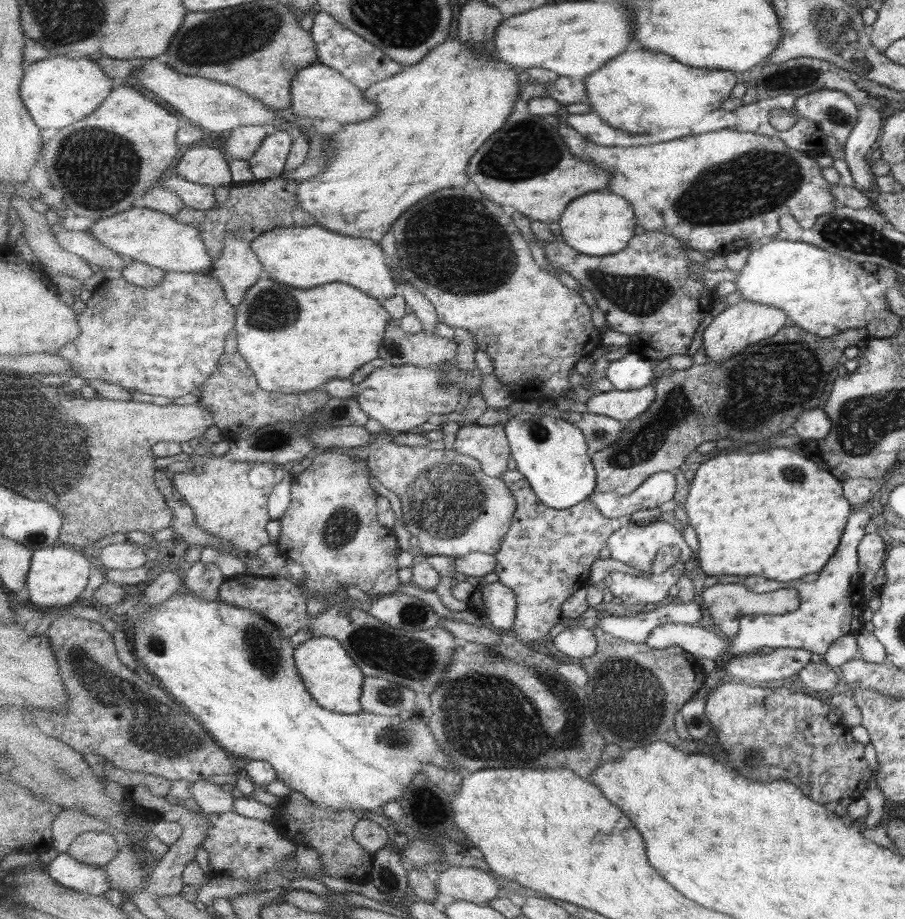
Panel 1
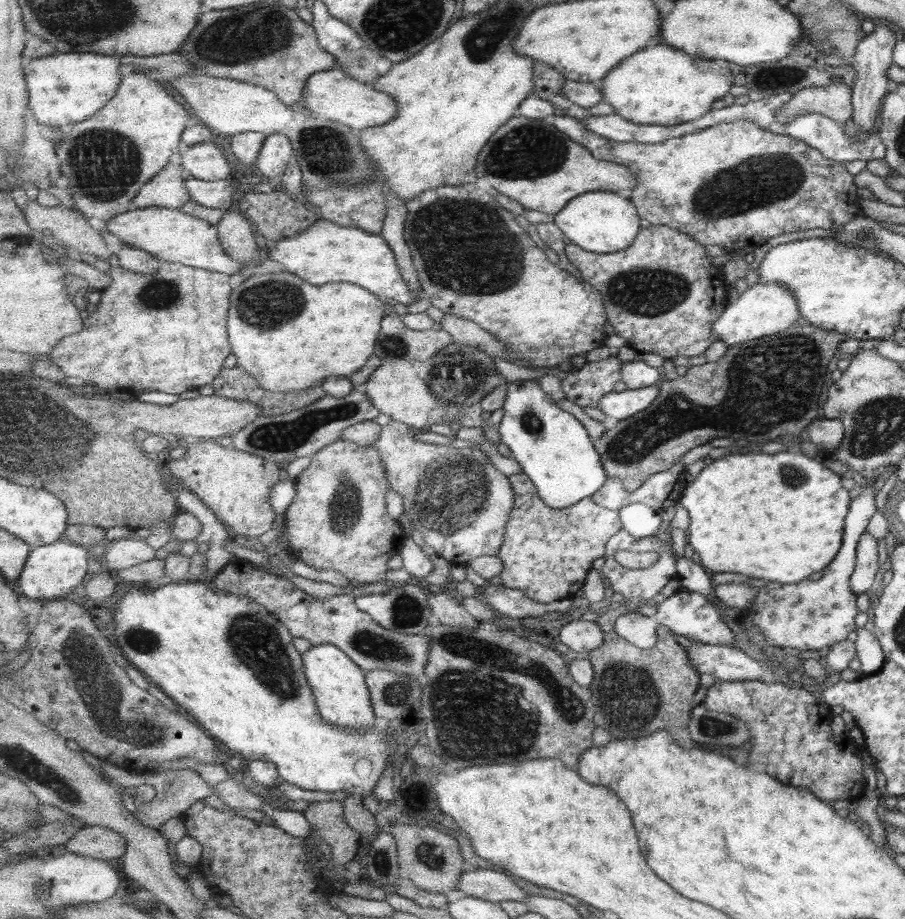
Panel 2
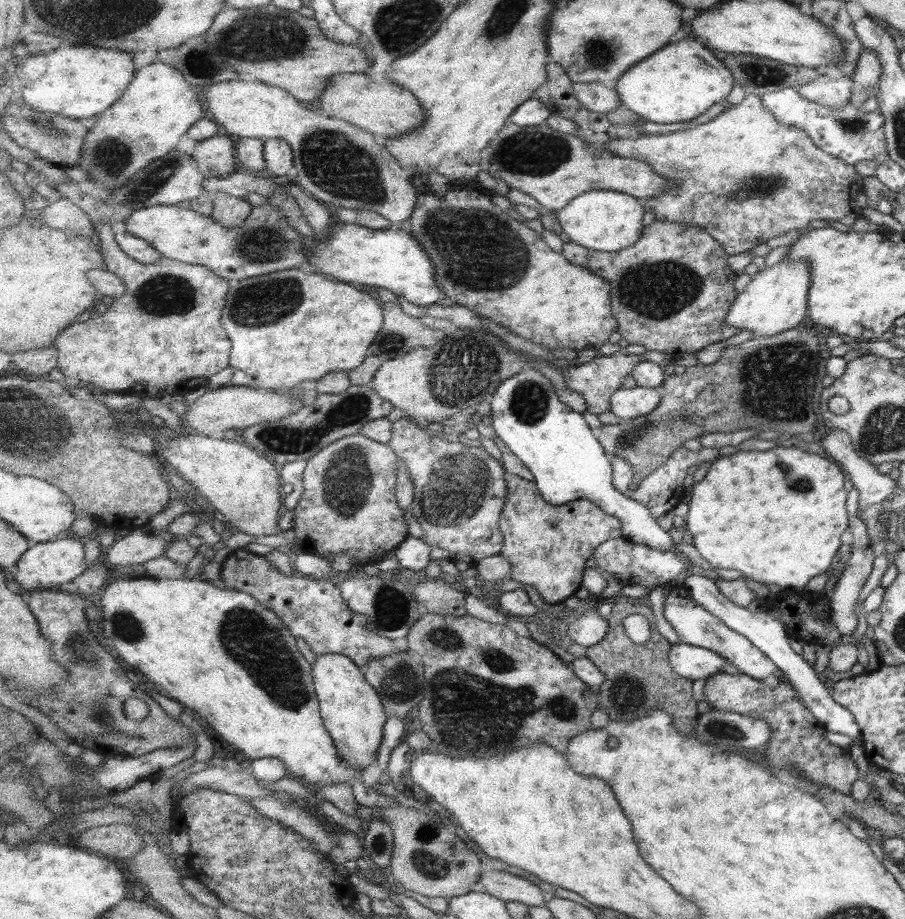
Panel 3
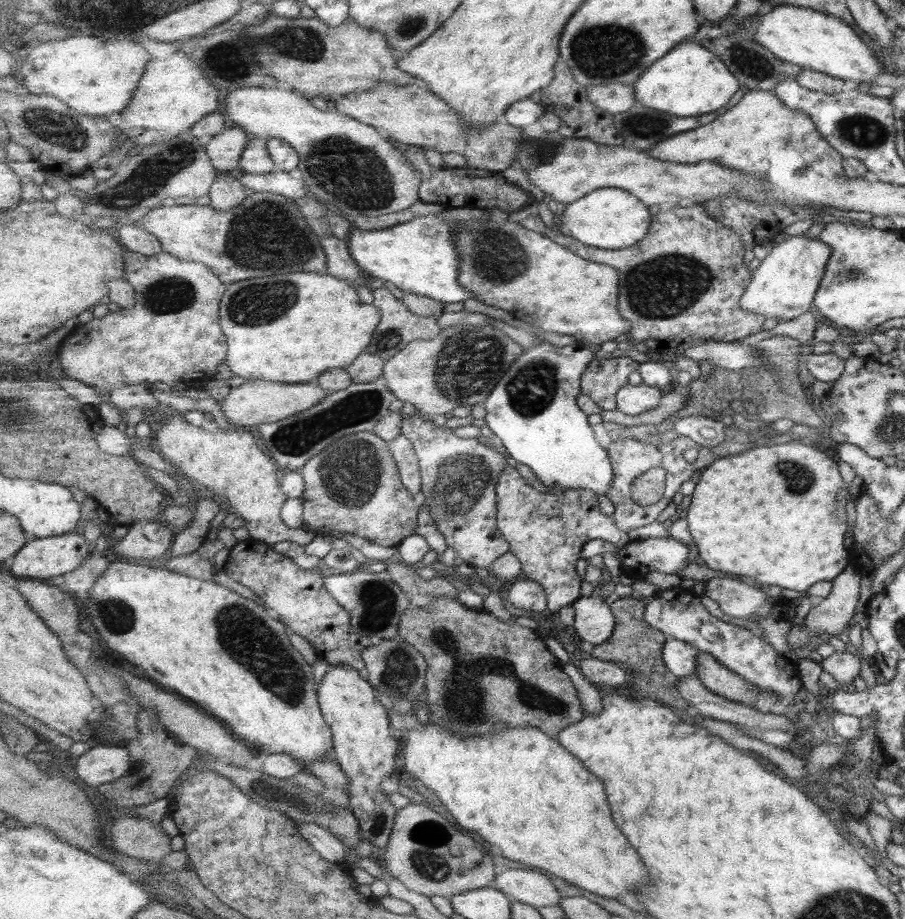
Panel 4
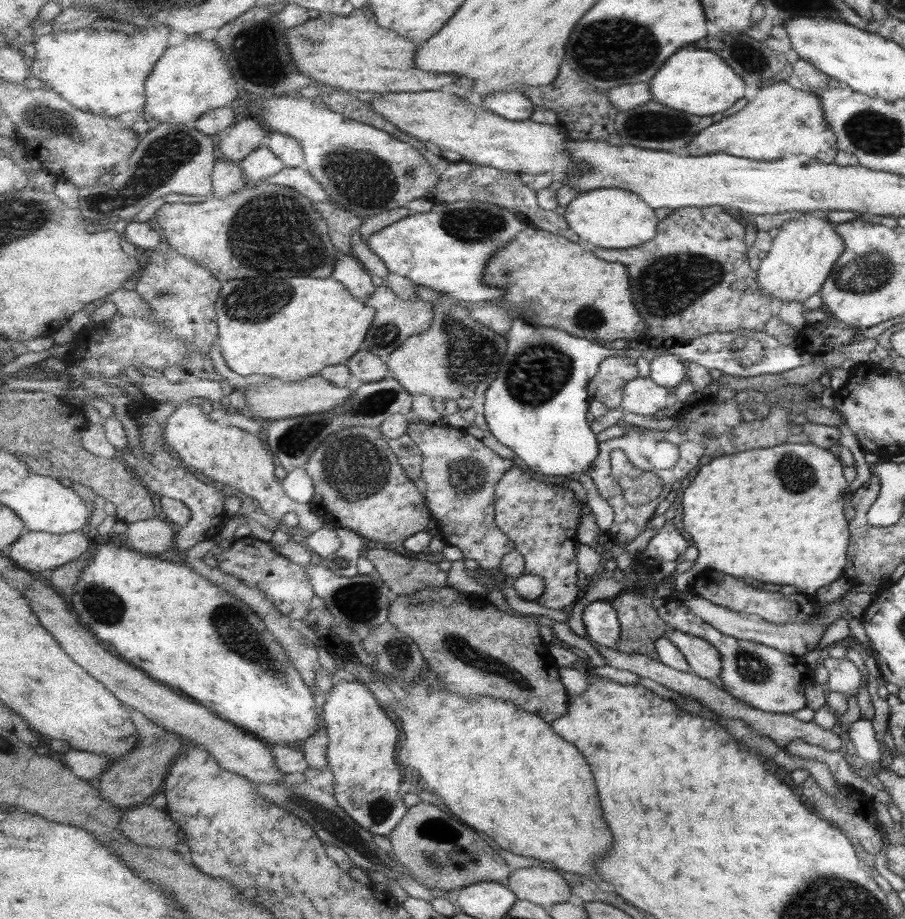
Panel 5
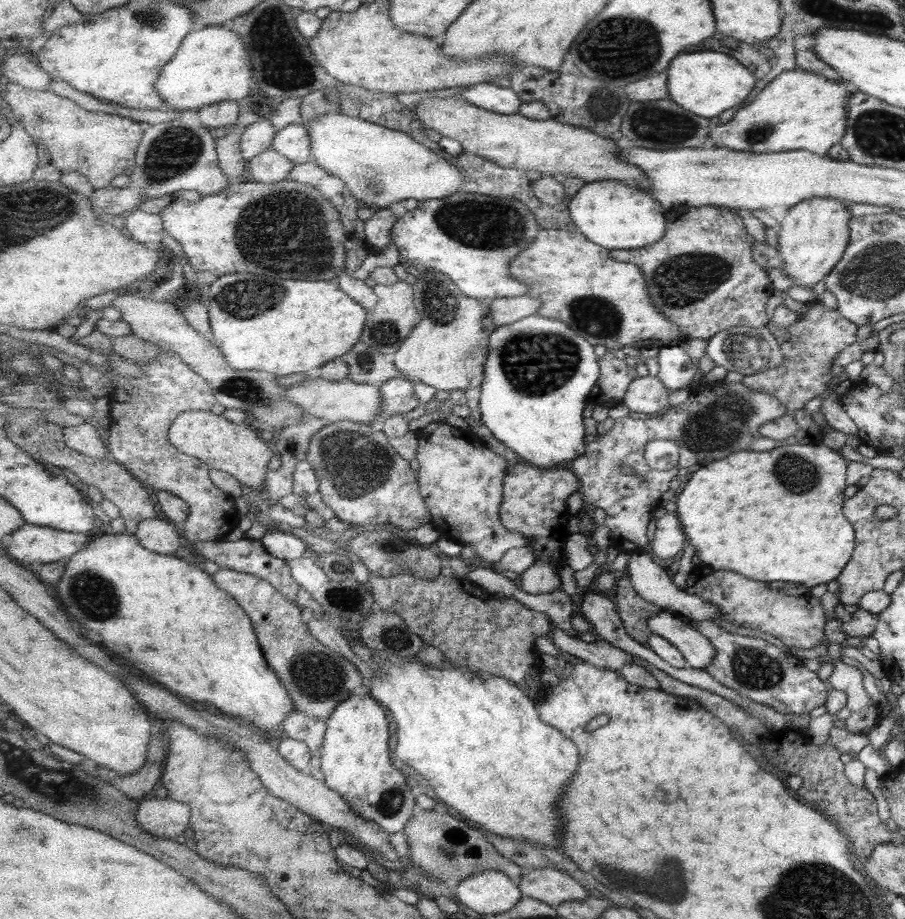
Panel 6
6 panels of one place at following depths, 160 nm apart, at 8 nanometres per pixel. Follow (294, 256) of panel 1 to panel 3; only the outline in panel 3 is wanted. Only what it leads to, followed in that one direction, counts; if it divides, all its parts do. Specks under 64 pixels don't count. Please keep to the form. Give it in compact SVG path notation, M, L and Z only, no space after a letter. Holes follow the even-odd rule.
M335 222L329 242L320 242L309 262L318 272L335 281L379 287L401 296L419 306L431 306L447 295L437 287L437 273L433 261L417 243L408 226L374 230L365 226Z

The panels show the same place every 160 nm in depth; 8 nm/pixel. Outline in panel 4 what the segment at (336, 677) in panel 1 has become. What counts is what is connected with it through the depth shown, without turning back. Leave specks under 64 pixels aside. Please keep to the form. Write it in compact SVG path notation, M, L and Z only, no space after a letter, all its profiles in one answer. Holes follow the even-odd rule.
M332 665L317 688L324 720L331 727L336 762L350 783L350 808L360 820L364 841L386 848L396 824L397 808L387 799L383 782L397 776L399 740L389 738L391 724L374 686L349 665Z

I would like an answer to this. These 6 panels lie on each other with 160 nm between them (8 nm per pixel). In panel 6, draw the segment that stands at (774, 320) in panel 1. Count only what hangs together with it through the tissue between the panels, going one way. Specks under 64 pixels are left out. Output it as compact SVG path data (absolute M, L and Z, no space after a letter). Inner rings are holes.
M836 198L802 199L788 209L786 217L775 228L777 247L773 253L783 261L780 270L793 279L795 285L807 289L813 287L813 284L823 280L833 265L841 259L847 247L847 222L851 218L845 207L846 202Z

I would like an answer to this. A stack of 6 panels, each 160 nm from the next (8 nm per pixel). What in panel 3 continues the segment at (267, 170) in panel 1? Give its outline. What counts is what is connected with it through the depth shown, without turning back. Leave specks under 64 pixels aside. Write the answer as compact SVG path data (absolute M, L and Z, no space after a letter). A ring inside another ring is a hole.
M282 138L266 139L264 153L267 161L267 170L279 179L293 176L294 152L292 146Z

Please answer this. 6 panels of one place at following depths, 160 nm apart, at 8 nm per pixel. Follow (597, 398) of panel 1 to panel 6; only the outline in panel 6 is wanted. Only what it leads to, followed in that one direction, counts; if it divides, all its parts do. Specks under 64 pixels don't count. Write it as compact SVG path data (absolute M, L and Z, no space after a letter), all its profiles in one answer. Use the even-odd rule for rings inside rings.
M657 375L637 377L630 384L623 403L634 415L655 416L669 408L671 391Z

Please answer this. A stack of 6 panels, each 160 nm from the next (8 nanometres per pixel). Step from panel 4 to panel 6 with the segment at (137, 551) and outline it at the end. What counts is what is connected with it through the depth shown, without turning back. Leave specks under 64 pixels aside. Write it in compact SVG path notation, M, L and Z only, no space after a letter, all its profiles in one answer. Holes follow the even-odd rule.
M152 518L139 523L135 533L140 543L159 554L171 555L181 546L182 534L175 530L175 524L168 519Z

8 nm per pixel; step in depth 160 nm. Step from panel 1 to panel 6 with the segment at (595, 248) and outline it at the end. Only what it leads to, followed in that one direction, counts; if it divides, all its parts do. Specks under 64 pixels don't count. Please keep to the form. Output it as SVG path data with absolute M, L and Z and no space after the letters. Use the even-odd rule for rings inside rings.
M622 181L585 182L567 207L571 219L585 237L609 250L641 249L659 242L667 234L666 208L644 187Z

